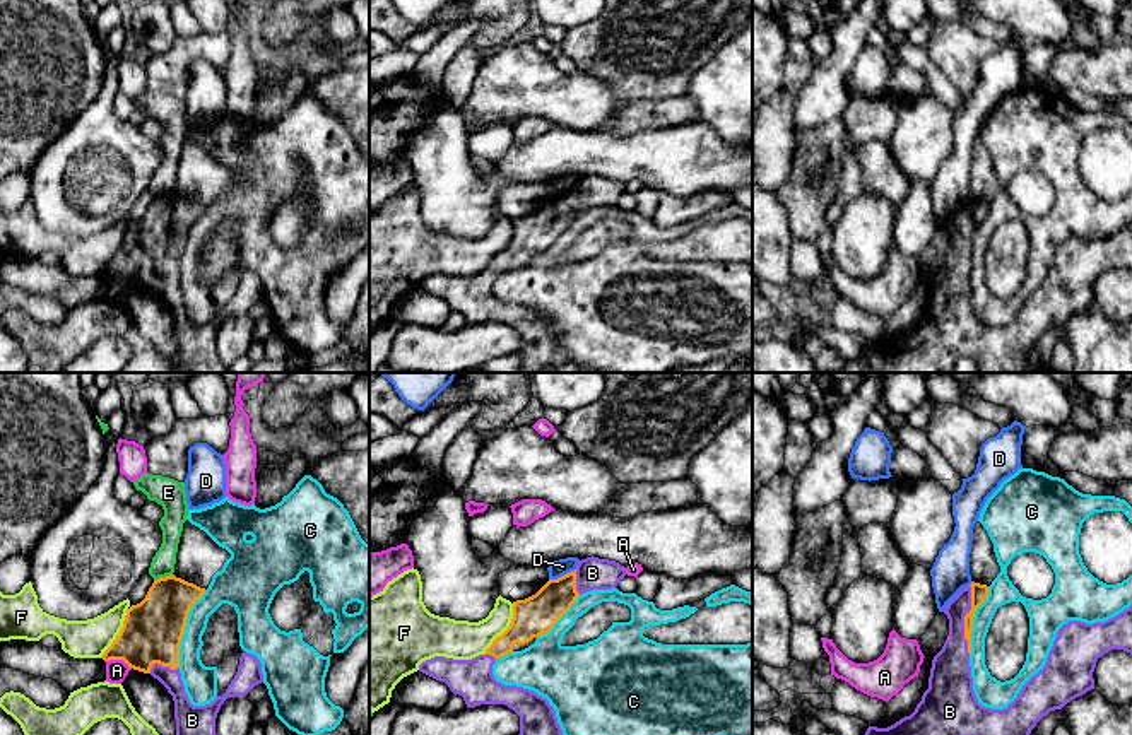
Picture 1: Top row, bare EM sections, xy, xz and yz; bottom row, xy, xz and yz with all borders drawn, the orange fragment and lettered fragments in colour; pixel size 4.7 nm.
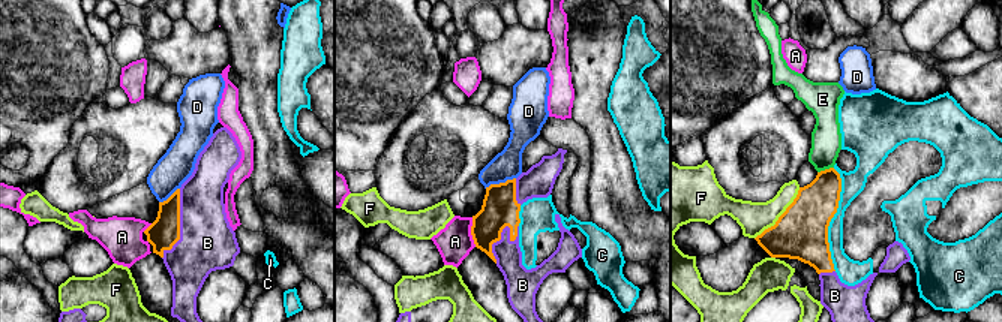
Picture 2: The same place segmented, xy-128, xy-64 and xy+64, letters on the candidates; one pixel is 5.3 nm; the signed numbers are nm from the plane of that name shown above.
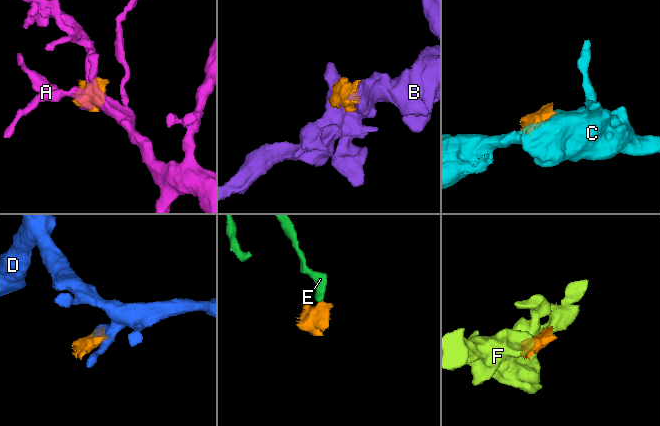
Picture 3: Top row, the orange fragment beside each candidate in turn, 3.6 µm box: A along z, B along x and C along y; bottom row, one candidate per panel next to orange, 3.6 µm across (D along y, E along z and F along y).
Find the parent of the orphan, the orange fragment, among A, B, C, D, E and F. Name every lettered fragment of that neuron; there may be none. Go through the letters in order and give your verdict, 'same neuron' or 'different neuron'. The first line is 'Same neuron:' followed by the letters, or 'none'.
Same neuron: B
A: different neuron
B: same neuron
C: different neuron
D: different neuron
E: different neuron
F: different neuron

